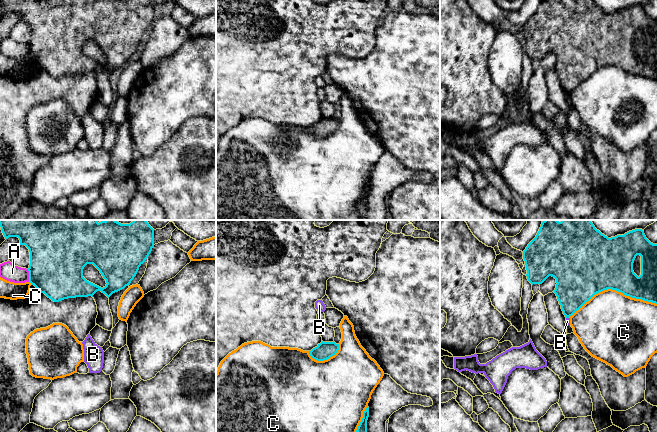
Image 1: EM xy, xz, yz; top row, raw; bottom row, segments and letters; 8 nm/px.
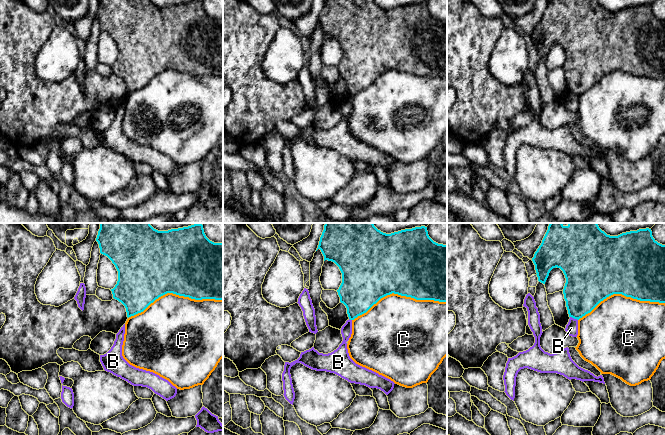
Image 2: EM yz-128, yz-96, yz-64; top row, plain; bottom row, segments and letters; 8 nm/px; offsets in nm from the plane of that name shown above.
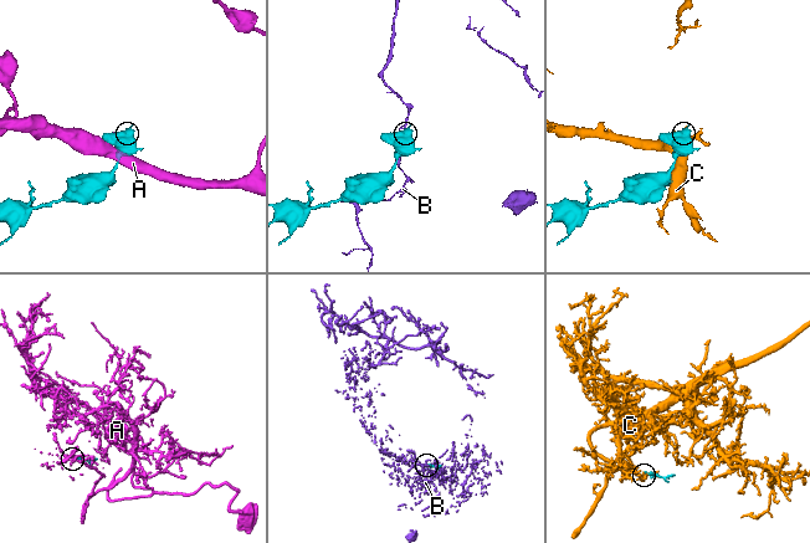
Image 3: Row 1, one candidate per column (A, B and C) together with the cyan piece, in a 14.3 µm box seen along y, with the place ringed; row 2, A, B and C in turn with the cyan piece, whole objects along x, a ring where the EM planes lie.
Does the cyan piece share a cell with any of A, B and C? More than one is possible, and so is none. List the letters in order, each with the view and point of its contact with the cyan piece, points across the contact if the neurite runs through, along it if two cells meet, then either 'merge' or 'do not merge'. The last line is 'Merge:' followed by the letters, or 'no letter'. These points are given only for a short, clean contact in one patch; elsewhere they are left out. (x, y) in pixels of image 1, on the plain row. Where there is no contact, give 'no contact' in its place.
A: meets cyan in xy at (29, 51); do not merge
B: meets cyan in yz at (567, 92); border along yz (567, 92), (566, 94); do not merge
C: meets cyan in yz at (612, 65); do not merge
Merge: no letter

